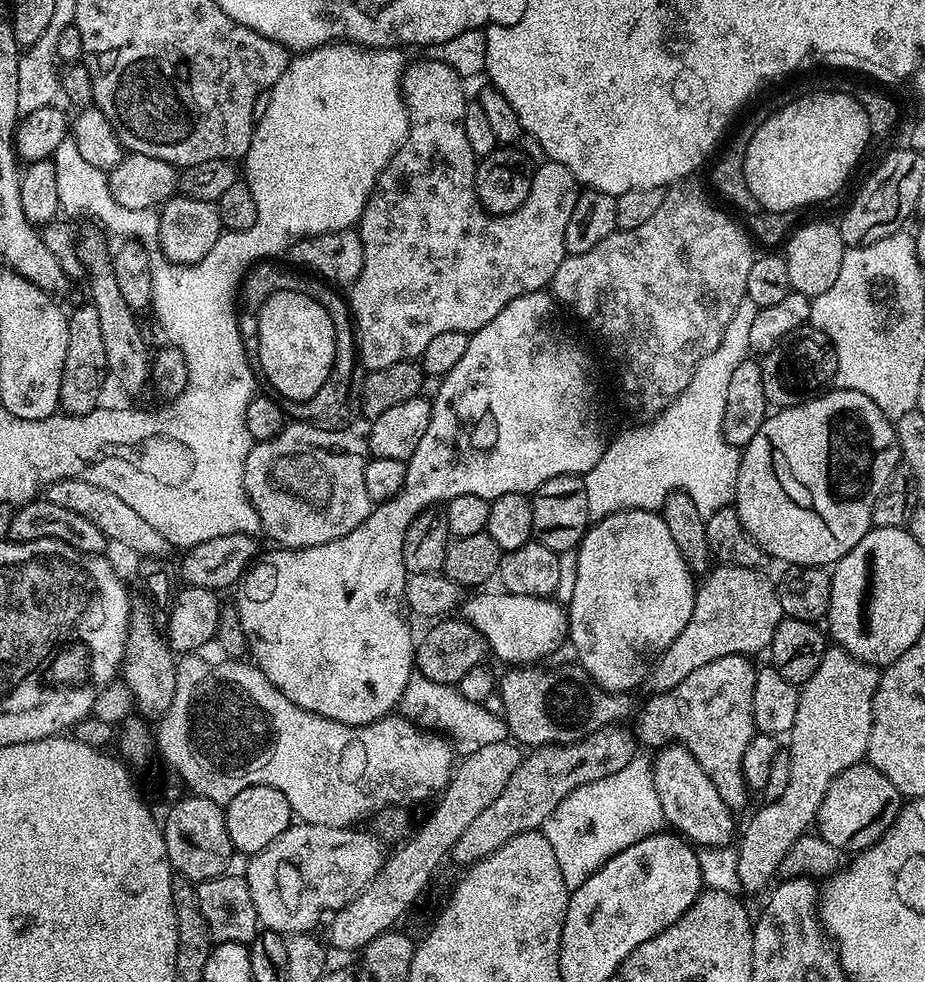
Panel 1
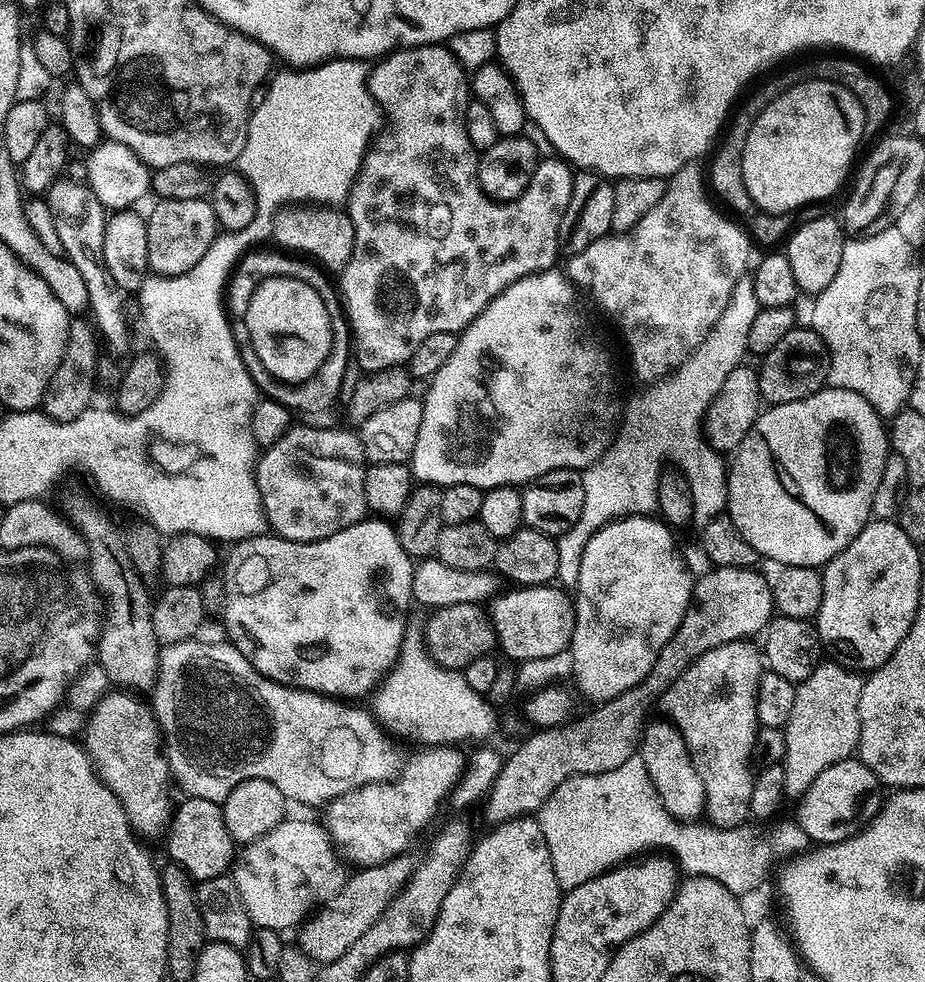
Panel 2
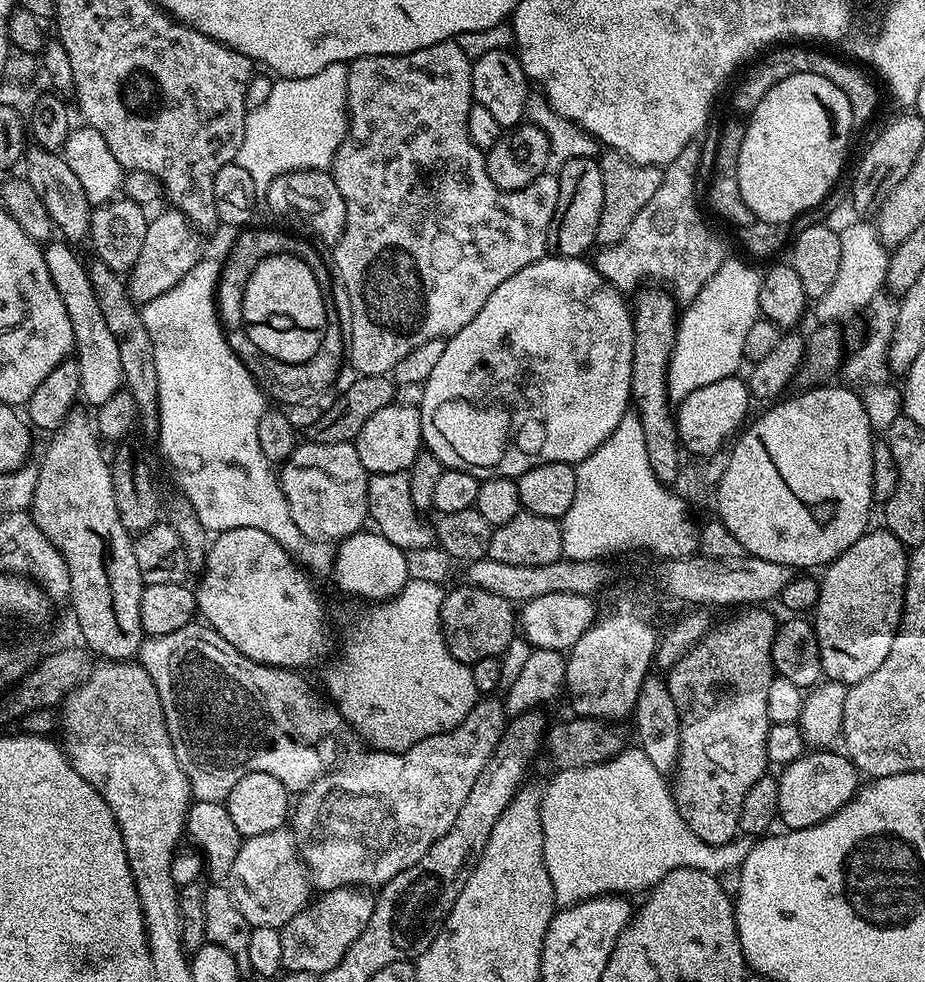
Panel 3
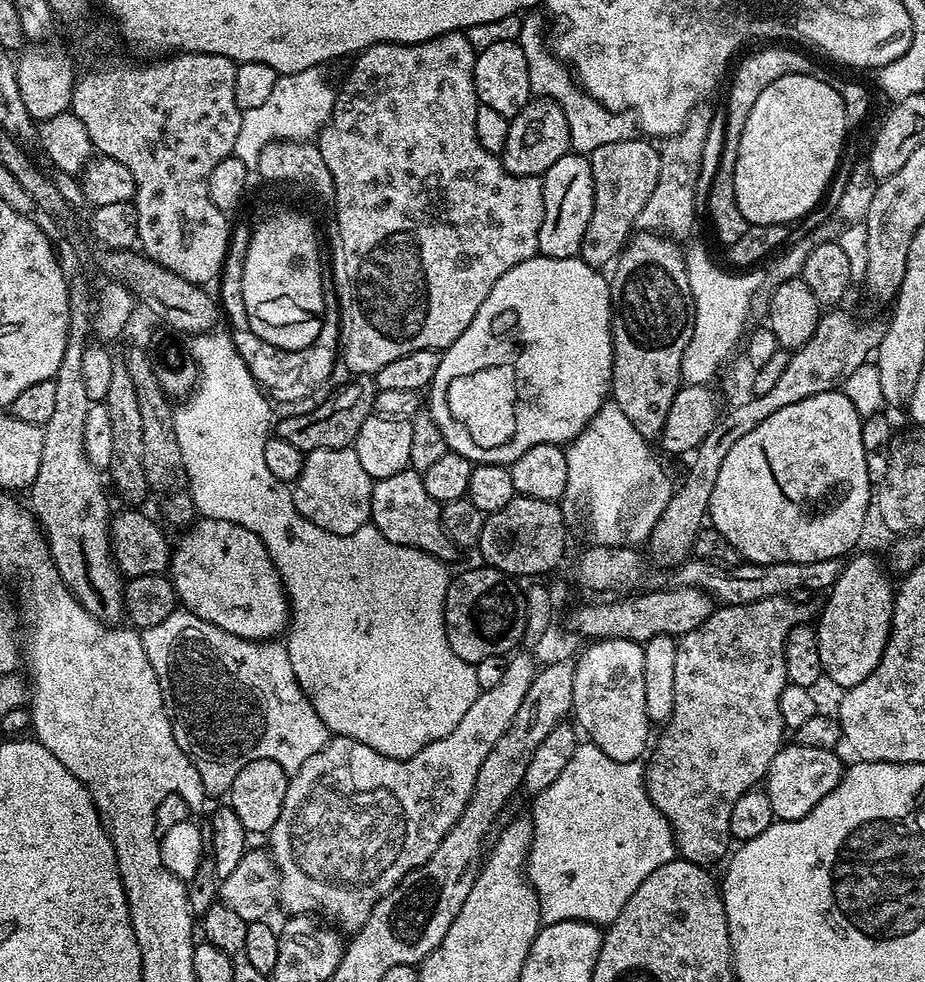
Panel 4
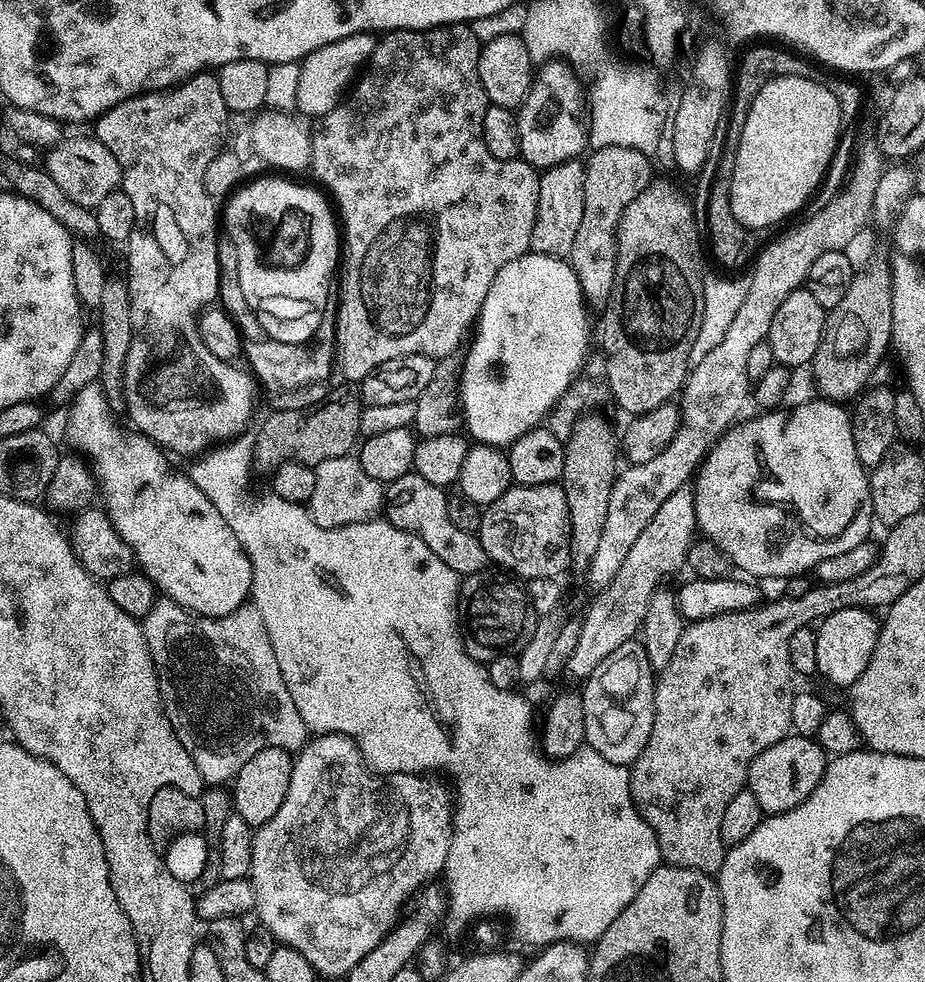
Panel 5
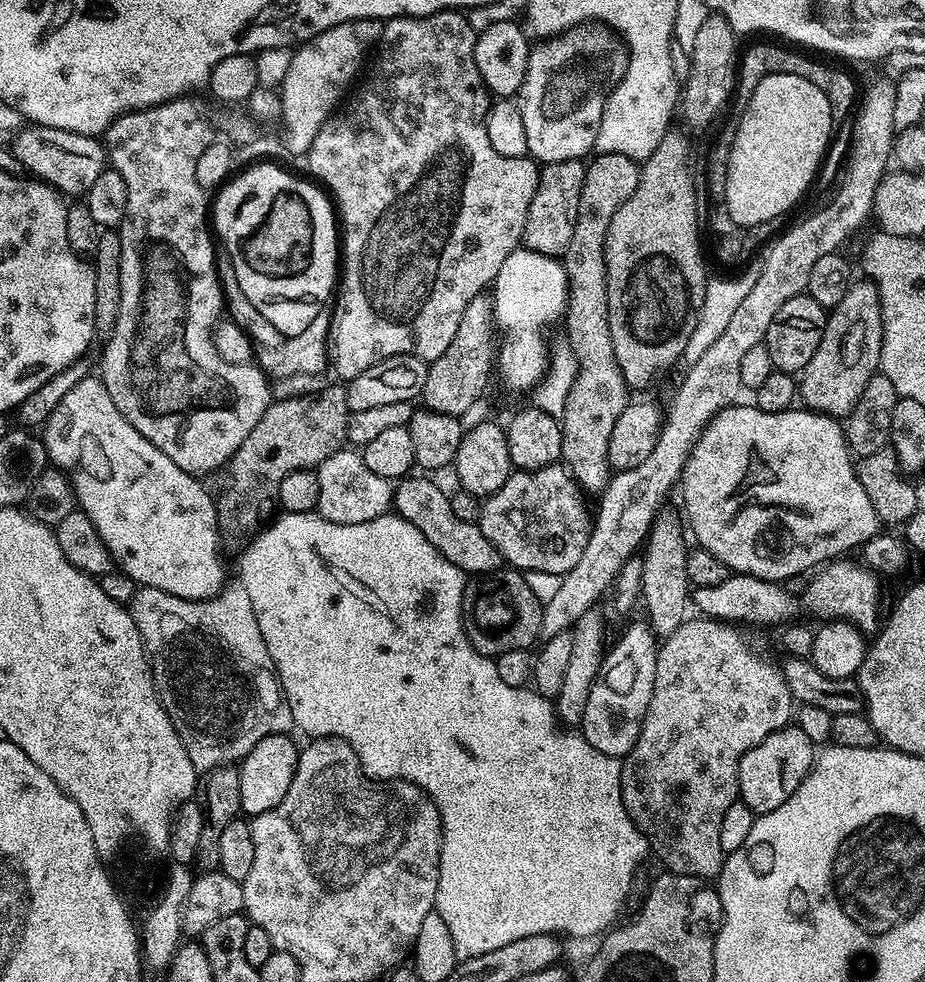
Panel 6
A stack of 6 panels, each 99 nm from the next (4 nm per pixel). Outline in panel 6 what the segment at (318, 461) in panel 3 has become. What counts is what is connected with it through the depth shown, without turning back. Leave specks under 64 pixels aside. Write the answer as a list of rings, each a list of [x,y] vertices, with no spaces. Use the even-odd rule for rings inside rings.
[[[341,450],[330,454],[330,458],[326,458],[315,469],[315,474],[318,478],[318,502],[315,511],[330,522],[357,524],[389,515],[392,508],[393,481],[373,474],[359,451]]]

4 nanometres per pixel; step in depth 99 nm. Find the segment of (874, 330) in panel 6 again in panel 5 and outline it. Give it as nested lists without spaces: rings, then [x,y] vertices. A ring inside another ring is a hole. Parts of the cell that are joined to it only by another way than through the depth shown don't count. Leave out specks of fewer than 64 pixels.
[[[872,255],[861,268],[852,273],[850,287],[842,302],[827,309],[824,318],[822,342],[814,354],[810,371],[816,379],[816,388],[825,400],[848,402],[865,391],[872,371],[880,364],[893,343],[892,336],[892,265],[889,257]]]

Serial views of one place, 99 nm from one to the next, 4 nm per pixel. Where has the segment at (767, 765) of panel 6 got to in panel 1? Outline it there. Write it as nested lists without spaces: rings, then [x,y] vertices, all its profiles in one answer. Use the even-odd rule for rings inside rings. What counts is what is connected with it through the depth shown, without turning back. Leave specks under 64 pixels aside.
[[[861,762],[842,770],[842,774],[830,782],[818,806],[814,828],[823,840],[840,849],[841,853],[865,852],[884,837],[886,830],[896,821],[901,807],[902,797],[894,782],[890,782],[890,778],[874,765]]]

